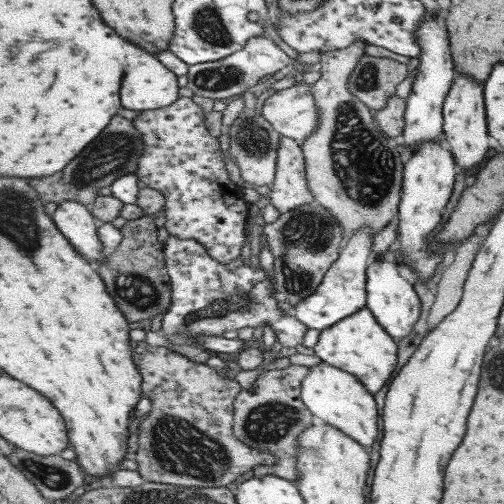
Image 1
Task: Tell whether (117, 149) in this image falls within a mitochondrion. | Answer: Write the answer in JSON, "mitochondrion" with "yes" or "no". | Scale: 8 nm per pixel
{"mitochondrion":"yes"}

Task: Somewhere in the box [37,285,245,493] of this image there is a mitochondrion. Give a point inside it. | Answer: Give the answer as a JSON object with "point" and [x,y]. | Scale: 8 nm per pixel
{"point":[178,448]}

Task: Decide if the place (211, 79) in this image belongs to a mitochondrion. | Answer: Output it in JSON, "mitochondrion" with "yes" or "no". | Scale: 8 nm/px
{"mitochondrion":"yes"}

